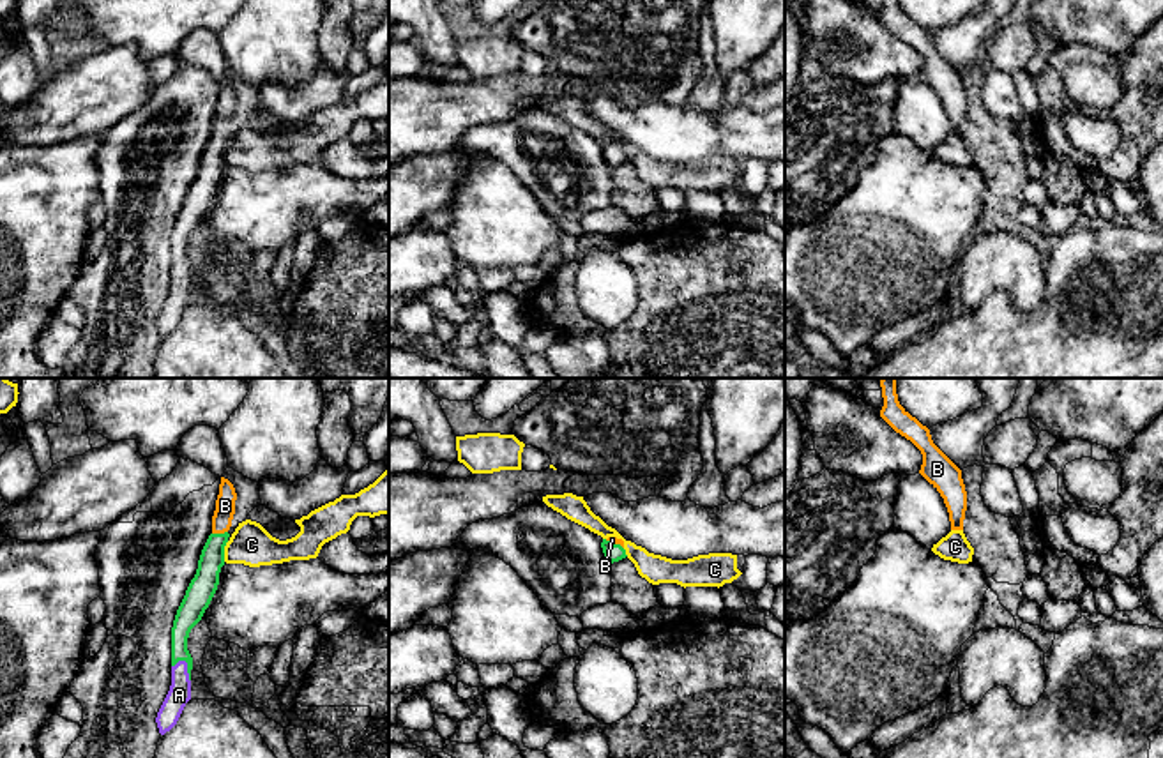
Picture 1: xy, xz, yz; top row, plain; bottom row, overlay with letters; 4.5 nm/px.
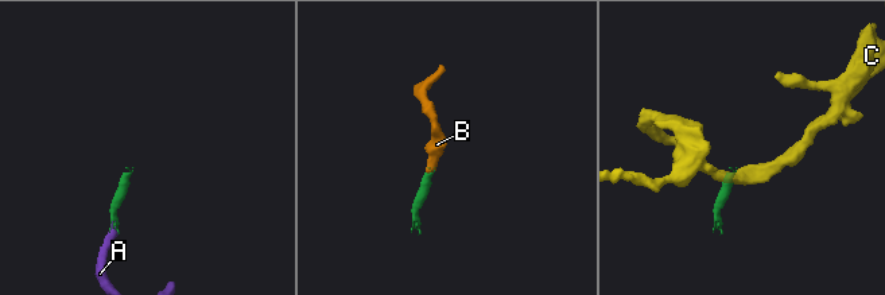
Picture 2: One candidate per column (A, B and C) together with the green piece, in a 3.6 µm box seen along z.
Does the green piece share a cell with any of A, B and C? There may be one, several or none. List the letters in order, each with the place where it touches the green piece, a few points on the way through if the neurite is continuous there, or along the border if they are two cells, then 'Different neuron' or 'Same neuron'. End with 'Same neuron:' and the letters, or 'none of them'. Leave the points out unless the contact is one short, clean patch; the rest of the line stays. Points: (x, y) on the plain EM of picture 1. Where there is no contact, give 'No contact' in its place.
A: Touches green at xy (188, 269). Path across: xy (191, 214), (181, 234), (188, 269), (181, 276), (179, 299). Same neuron
B: Touches green at xy (220, 138). Path across: xy (204, 189), (220, 138), (225, 110). Same neuron
C: Touches green at xy (223, 156). Boundary: xy (228, 145), (223, 165). Different neuron
Same neuron: A, B

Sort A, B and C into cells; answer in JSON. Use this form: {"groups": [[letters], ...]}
{"groups": [["A", "B"], ["C"]]}

